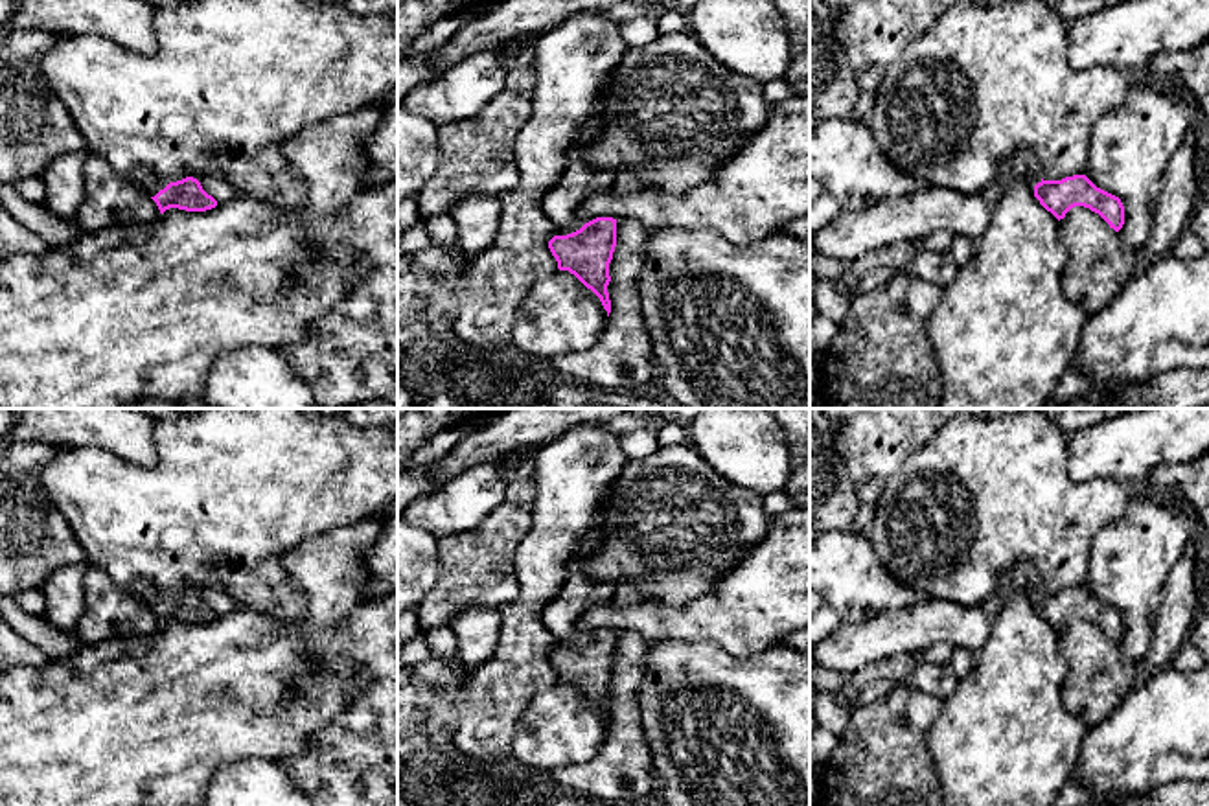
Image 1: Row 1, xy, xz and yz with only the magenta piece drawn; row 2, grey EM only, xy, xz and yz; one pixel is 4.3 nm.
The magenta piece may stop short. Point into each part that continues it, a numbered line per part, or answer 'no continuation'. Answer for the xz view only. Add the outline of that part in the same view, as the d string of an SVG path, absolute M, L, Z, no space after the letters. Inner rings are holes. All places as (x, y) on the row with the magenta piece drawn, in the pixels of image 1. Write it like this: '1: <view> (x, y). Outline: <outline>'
1: xz (560, 205). Outline: M609 74L600 81L593 109L569 144L567 171L543 199L543 212L554 225L556 236L567 236L580 230L585 223L578 219L578 206L593 193L611 191L616 182L616 173L591 167L581 155L583 147L594 142L602 132L602 99L607 85Z

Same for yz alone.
1: yz (851, 234). Outline: M1018 151L1005 160L997 175L975 195L926 188L887 197L863 212L843 210L810 237L819 254L841 263L858 259L874 248L920 239L940 230L977 239L990 226L999 201L1021 177L1032 186L1043 178L1038 160L1027 151Z

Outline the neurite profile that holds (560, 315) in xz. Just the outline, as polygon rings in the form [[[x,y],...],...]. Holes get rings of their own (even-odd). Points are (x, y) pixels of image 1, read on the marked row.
[[[569,271],[537,282],[519,305],[513,344],[543,359],[581,353],[605,331],[607,311],[600,298]]]

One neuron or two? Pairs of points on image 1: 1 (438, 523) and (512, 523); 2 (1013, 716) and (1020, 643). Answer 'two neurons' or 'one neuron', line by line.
1: two neurons
2: one neuron

